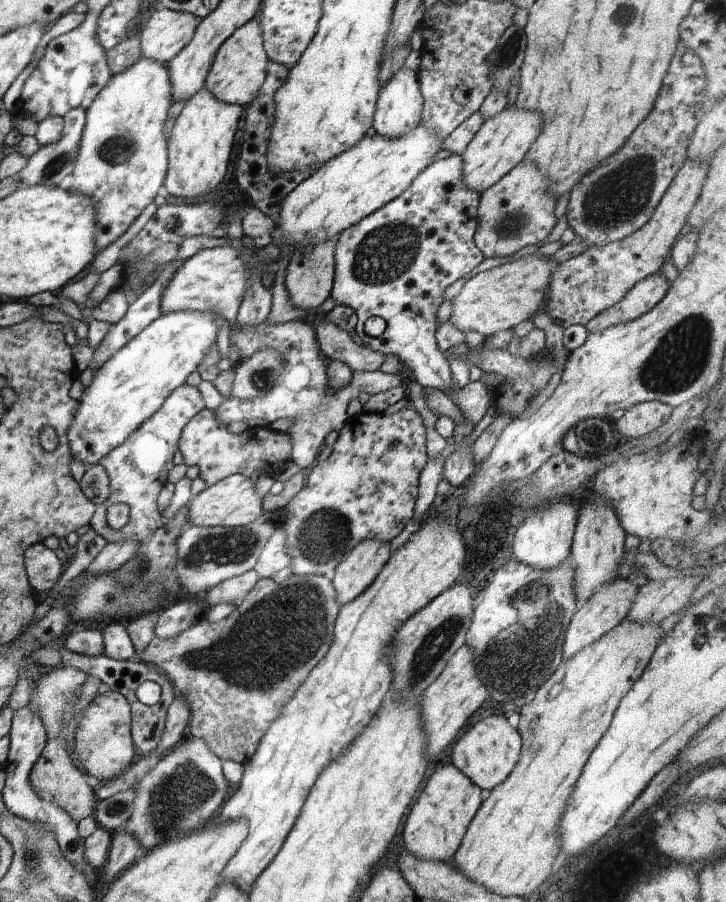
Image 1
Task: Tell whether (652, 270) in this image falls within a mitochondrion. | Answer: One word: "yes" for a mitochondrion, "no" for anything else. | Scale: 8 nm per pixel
no

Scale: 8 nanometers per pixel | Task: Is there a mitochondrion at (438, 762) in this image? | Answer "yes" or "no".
no

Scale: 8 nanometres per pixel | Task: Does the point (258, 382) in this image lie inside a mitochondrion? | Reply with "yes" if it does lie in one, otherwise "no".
yes

